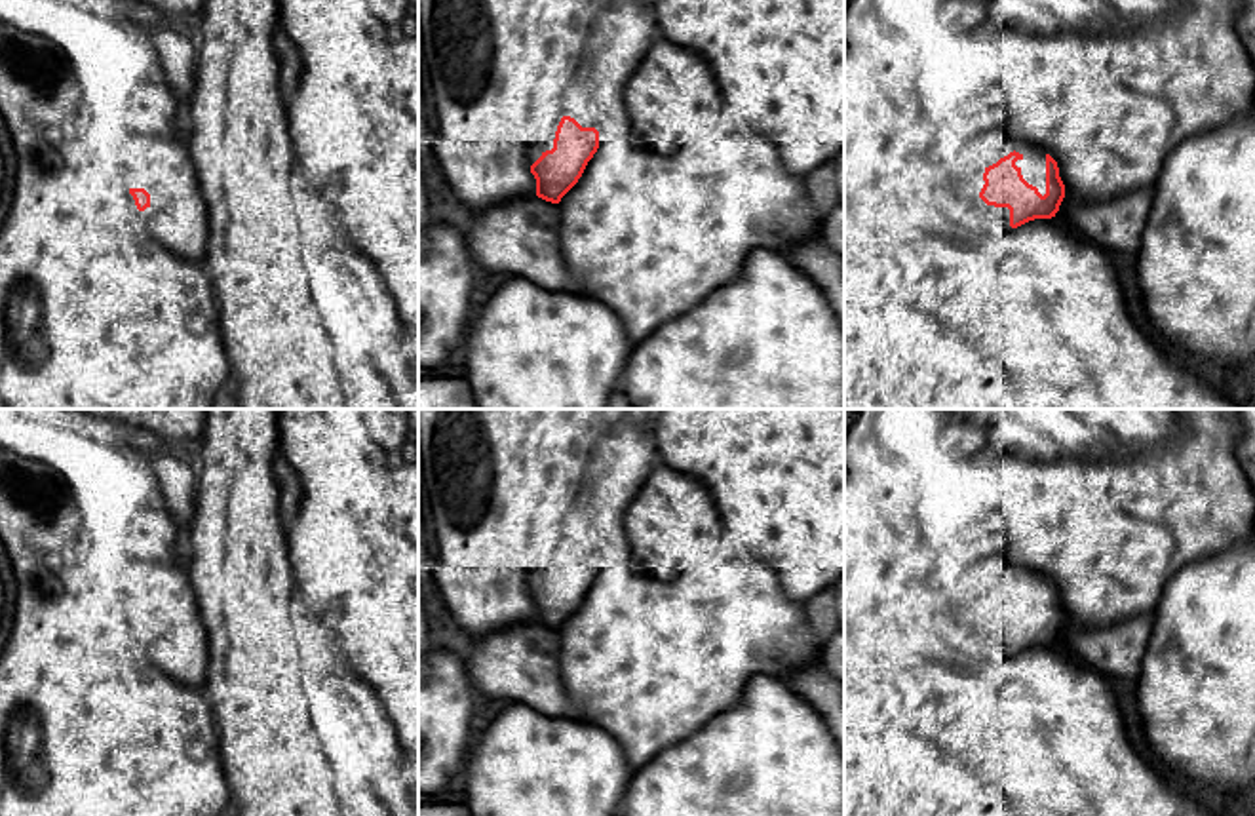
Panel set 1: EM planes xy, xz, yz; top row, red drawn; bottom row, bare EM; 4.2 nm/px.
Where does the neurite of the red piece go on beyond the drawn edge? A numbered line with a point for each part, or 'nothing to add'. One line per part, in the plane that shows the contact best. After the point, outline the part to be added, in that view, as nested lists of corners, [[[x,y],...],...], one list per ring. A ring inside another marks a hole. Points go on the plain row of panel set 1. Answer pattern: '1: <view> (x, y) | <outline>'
1: xy (164, 653) | [[[141,584],[129,595],[127,605],[129,614],[145,614],[150,620],[150,631],[141,637],[146,645],[148,662],[175,681],[203,685],[205,670],[196,662],[186,662],[183,658],[183,645],[171,639],[171,620],[167,611],[156,605],[160,599],[164,599],[164,595],[154,593],[148,586]]]

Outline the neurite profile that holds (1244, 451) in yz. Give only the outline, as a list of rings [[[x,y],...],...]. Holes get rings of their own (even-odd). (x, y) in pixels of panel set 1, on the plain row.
[[[1236,409],[1236,420],[1238,439],[1234,455],[1255,495],[1255,409]]]

